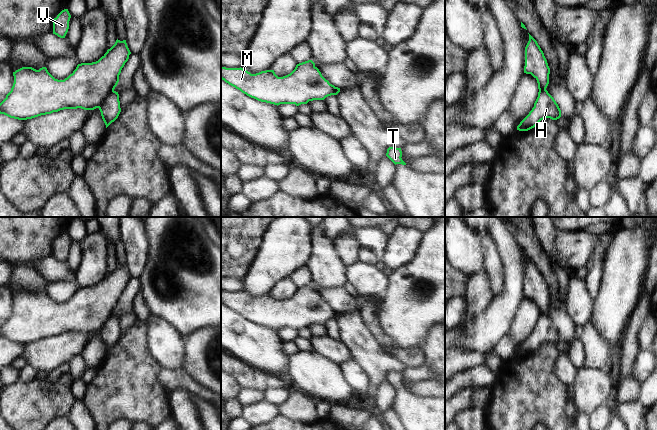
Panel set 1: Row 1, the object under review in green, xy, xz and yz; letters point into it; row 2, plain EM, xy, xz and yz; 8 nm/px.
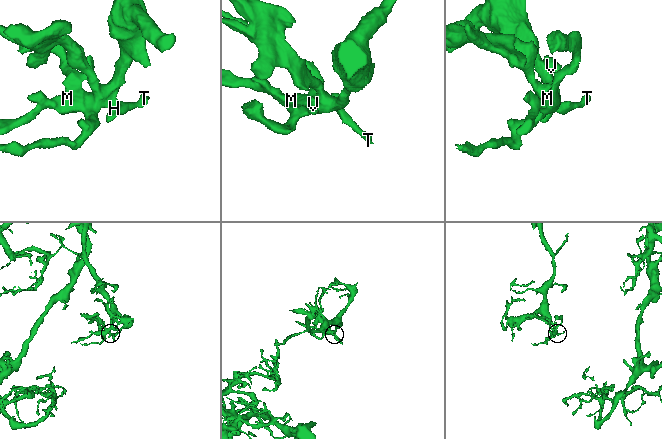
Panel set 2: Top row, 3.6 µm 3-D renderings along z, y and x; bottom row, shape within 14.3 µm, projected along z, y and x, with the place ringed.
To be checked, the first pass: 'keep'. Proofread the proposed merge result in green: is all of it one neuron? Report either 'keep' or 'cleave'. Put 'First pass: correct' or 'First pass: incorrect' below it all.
cleave
First pass: incorrect

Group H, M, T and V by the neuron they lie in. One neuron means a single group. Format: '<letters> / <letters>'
H T / M V

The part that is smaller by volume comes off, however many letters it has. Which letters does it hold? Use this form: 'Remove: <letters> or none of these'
Remove: H, T

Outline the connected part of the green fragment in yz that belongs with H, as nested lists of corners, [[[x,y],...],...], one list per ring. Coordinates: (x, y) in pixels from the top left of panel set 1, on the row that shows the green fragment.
[[[539,90],[534,107],[517,126],[519,131],[528,131],[545,118],[557,120],[561,117],[561,110],[547,90]]]

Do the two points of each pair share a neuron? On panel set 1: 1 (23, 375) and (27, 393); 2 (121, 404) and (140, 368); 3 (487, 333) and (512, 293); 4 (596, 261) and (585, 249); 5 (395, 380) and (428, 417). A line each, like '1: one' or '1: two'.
1: two
2: one
3: one
4: two
5: one

